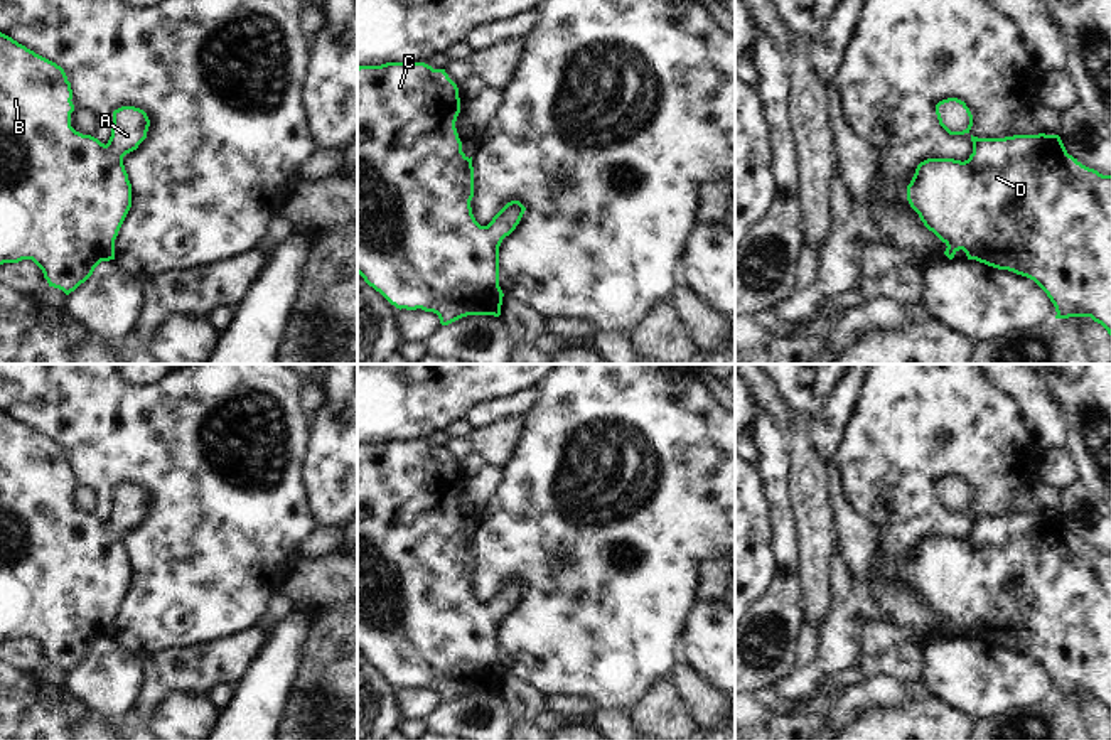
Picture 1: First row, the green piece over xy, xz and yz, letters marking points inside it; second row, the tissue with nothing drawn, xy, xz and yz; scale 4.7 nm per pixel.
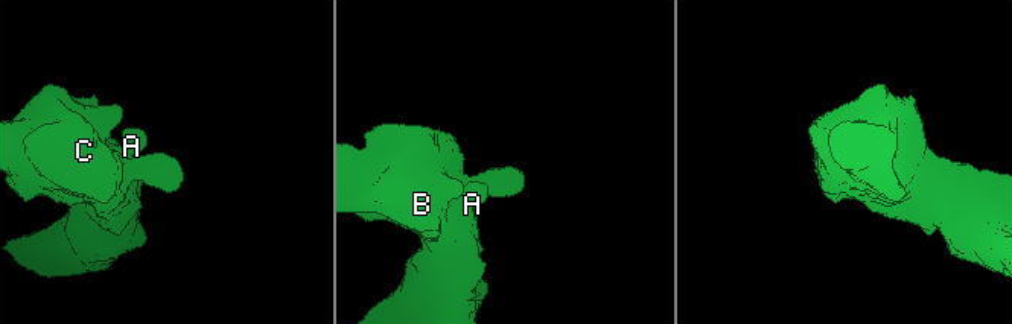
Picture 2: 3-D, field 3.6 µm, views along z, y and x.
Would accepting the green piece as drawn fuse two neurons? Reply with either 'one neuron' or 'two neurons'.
one neuron

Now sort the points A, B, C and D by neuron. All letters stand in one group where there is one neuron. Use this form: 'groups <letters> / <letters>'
groups A B C D

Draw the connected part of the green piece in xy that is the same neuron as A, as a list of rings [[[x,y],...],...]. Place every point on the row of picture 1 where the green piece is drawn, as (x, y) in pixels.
[[[0,32],[0,265],[32,260],[49,287],[66,295],[84,283],[101,261],[115,260],[115,239],[131,207],[123,157],[147,138],[150,120],[135,106],[113,111],[108,143],[71,126],[72,89],[61,66]]]

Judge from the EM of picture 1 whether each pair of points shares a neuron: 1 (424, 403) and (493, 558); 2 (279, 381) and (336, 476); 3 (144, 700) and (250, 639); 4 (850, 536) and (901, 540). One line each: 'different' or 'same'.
1: different
2: different
3: same
4: different

